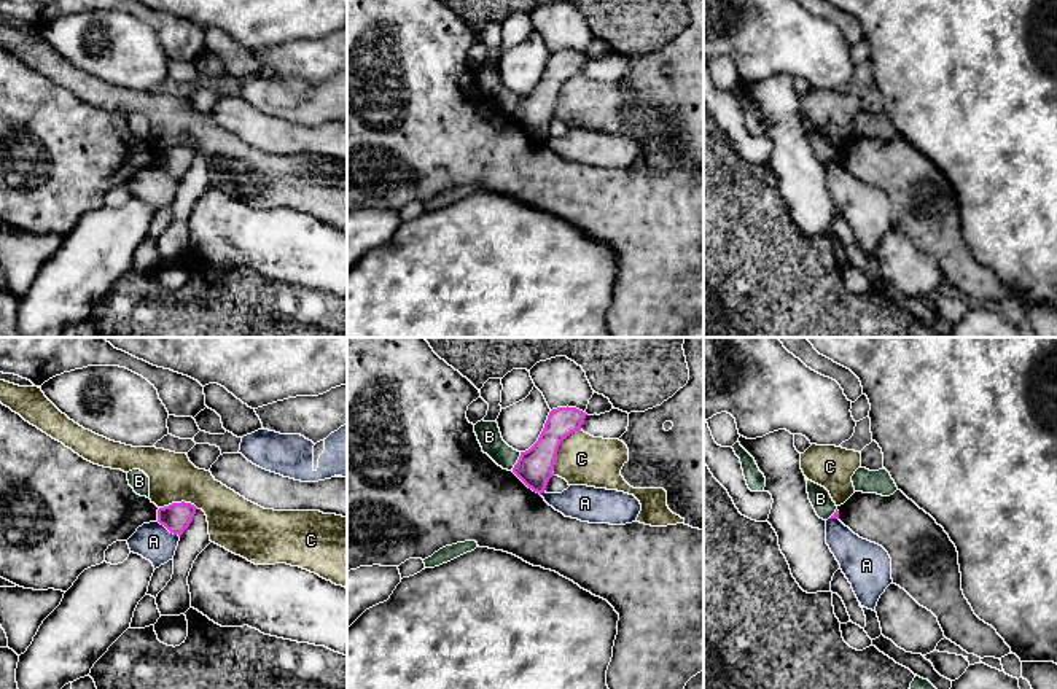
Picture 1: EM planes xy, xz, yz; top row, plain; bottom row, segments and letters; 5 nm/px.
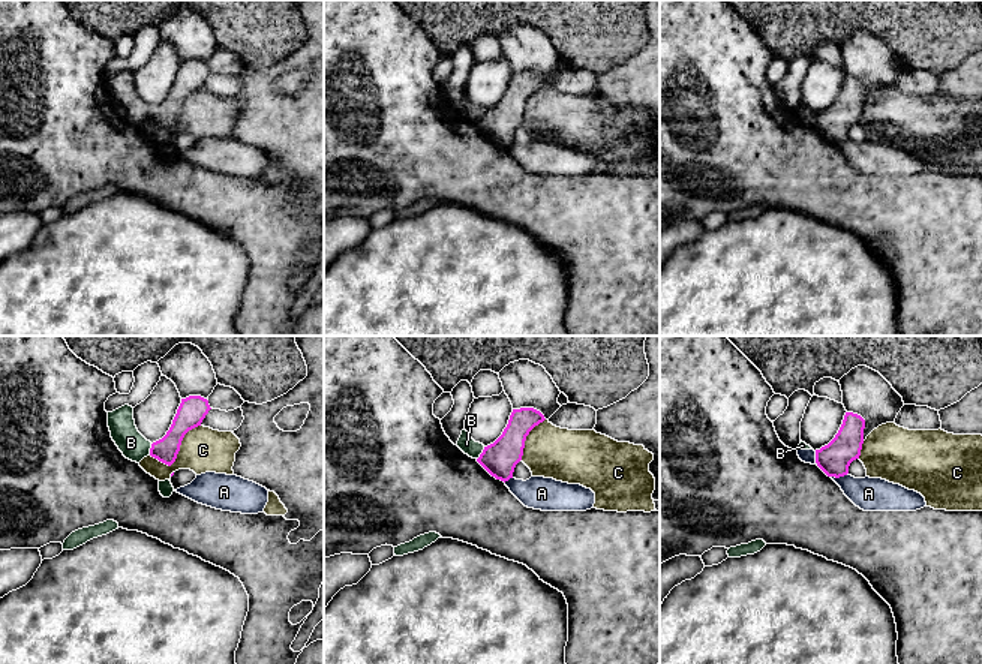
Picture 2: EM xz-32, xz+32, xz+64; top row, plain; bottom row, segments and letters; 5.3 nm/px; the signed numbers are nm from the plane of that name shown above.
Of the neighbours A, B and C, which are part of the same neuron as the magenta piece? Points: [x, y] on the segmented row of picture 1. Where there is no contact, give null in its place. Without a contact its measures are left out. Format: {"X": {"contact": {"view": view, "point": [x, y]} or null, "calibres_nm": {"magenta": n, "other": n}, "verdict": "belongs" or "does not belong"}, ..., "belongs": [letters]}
{"A": {"contact": {"view": "xy", "point": [169, 530]}, "calibres_nm": {"magenta": 150, "other": 190}, "verdict": "does not belong"}, "B": {"contact": {"view": "xz", "point": [518, 462]}, "calibres_nm": {"magenta": 180, "other": 120}, "verdict": "does not belong"}, "C": {"contact": {"view": "xz", "point": [557, 449]}, "calibres_nm": {"magenta": 180, "other": 260}, "verdict": "does not belong"}, "belongs": []}

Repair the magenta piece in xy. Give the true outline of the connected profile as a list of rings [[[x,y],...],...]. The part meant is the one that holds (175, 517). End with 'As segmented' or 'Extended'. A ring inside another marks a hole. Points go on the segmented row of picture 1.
[[[172,503],[158,509],[158,522],[170,533],[181,536],[193,522],[196,509],[197,508],[191,503]]]. As segmented

